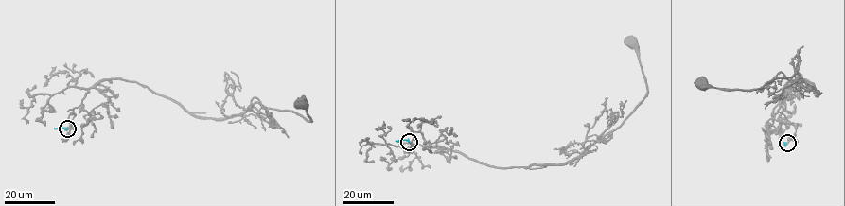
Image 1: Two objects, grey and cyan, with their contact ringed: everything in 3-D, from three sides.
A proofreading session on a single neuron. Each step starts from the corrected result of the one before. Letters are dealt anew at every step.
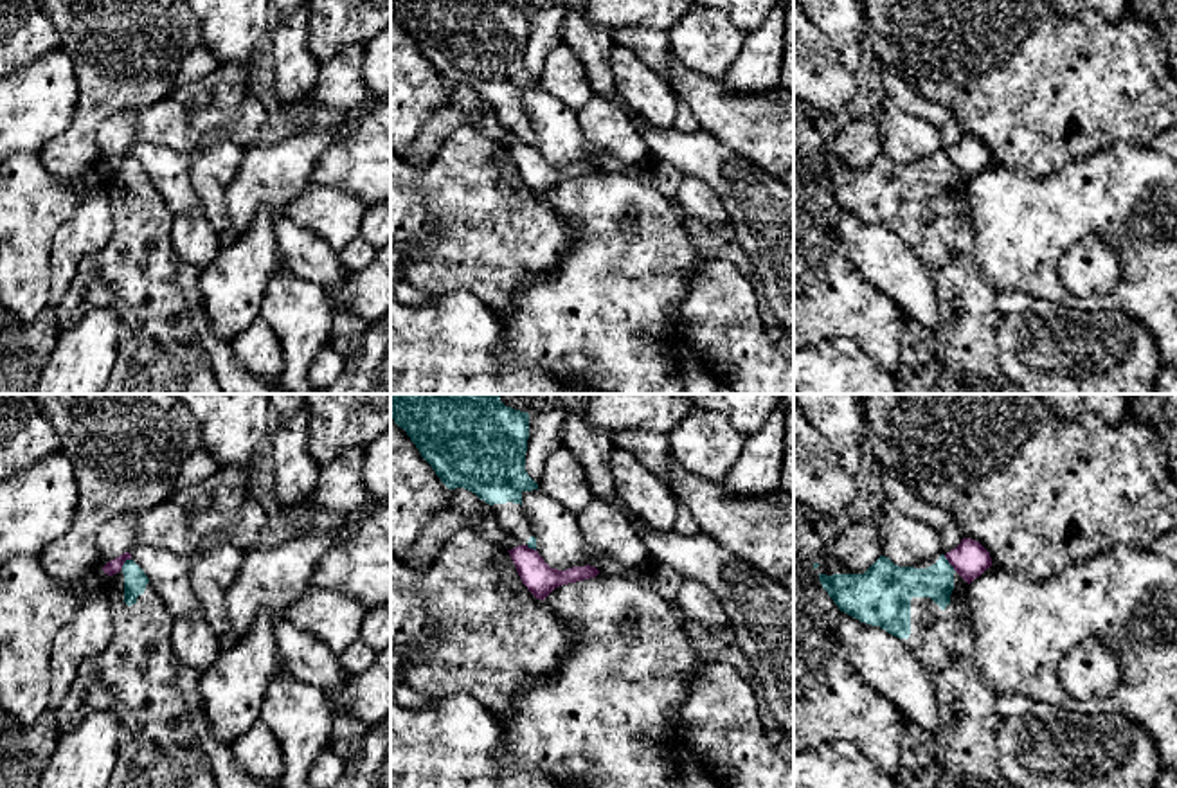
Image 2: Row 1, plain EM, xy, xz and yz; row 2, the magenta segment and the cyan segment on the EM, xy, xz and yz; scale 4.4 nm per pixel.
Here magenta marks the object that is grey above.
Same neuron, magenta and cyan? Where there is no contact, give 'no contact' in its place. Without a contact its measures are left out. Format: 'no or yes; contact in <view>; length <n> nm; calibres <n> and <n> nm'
no; contact in yz; length 100 nm; calibres 160 and 170 nm

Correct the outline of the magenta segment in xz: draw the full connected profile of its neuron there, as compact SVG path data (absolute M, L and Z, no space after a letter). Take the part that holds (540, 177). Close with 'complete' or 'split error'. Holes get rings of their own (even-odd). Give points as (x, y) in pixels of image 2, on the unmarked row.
M518 142L508 148L522 180L536 196L545 196L554 185L583 176L596 175L599 167L596 164L572 164L567 167L551 166L538 148L527 142Z; complete

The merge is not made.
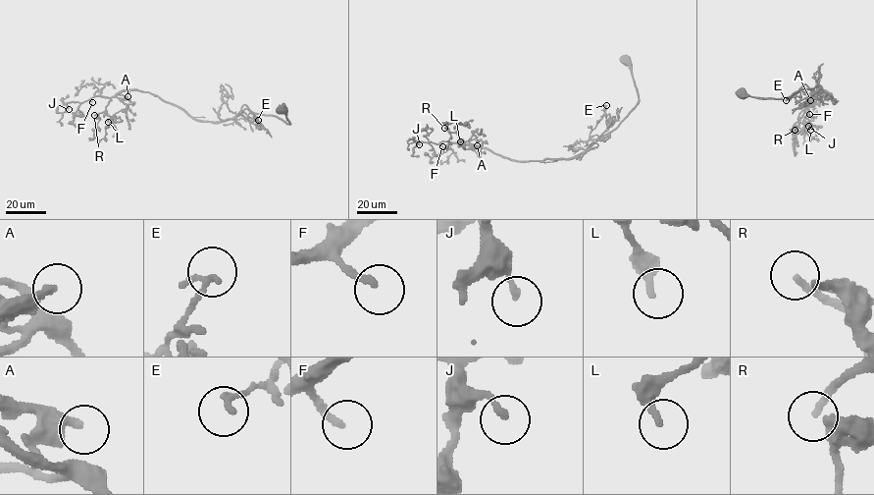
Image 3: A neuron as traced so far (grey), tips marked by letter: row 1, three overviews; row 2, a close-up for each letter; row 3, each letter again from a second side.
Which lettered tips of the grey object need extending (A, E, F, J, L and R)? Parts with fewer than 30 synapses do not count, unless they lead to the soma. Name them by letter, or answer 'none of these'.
A, R

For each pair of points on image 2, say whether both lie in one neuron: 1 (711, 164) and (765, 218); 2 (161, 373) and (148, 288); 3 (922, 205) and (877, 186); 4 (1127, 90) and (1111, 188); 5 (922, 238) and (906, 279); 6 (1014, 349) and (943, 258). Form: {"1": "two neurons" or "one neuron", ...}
{"1": "one neuron", "2": "one neuron", "3": "one neuron", "4": "two neurons", "5": "two neurons", "6": "two neurons"}

